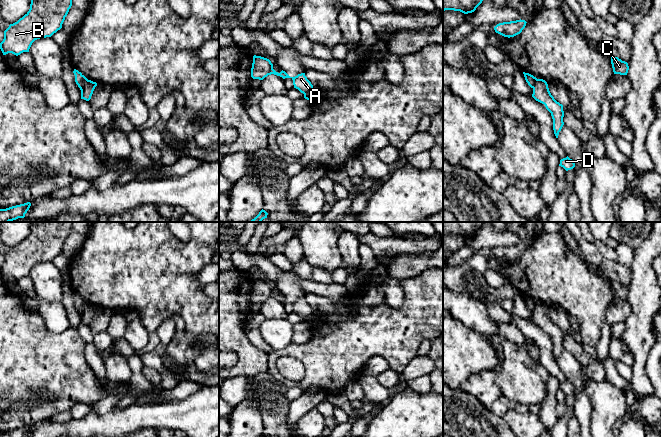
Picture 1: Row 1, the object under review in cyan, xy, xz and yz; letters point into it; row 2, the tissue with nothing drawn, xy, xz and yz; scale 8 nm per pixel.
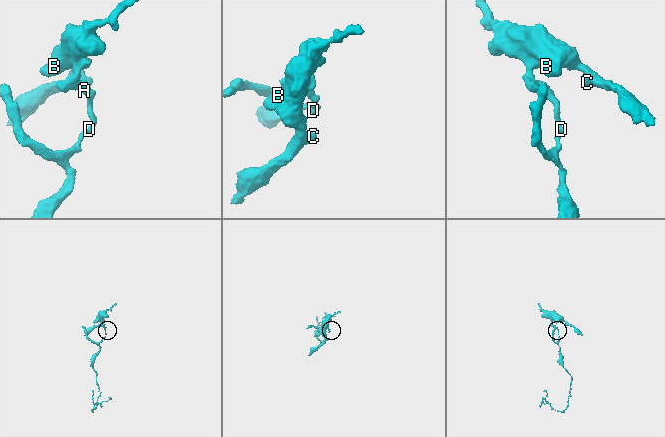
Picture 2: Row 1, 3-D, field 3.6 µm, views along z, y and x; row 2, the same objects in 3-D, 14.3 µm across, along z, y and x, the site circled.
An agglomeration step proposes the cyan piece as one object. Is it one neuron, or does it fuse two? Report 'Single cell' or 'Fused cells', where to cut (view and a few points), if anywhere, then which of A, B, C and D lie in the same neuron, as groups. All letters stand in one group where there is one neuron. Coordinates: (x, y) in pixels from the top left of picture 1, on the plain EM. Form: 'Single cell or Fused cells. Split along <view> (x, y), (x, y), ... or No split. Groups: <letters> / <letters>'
Fused cells. Split along xy (87, 303), (81, 314). Groups: A B C / D

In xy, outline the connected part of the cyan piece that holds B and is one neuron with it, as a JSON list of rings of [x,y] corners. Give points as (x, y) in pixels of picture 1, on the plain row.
[[[31,222],[29,235],[4,255],[3,279],[29,276],[35,264],[51,261],[62,252],[71,230],[72,222]]]

